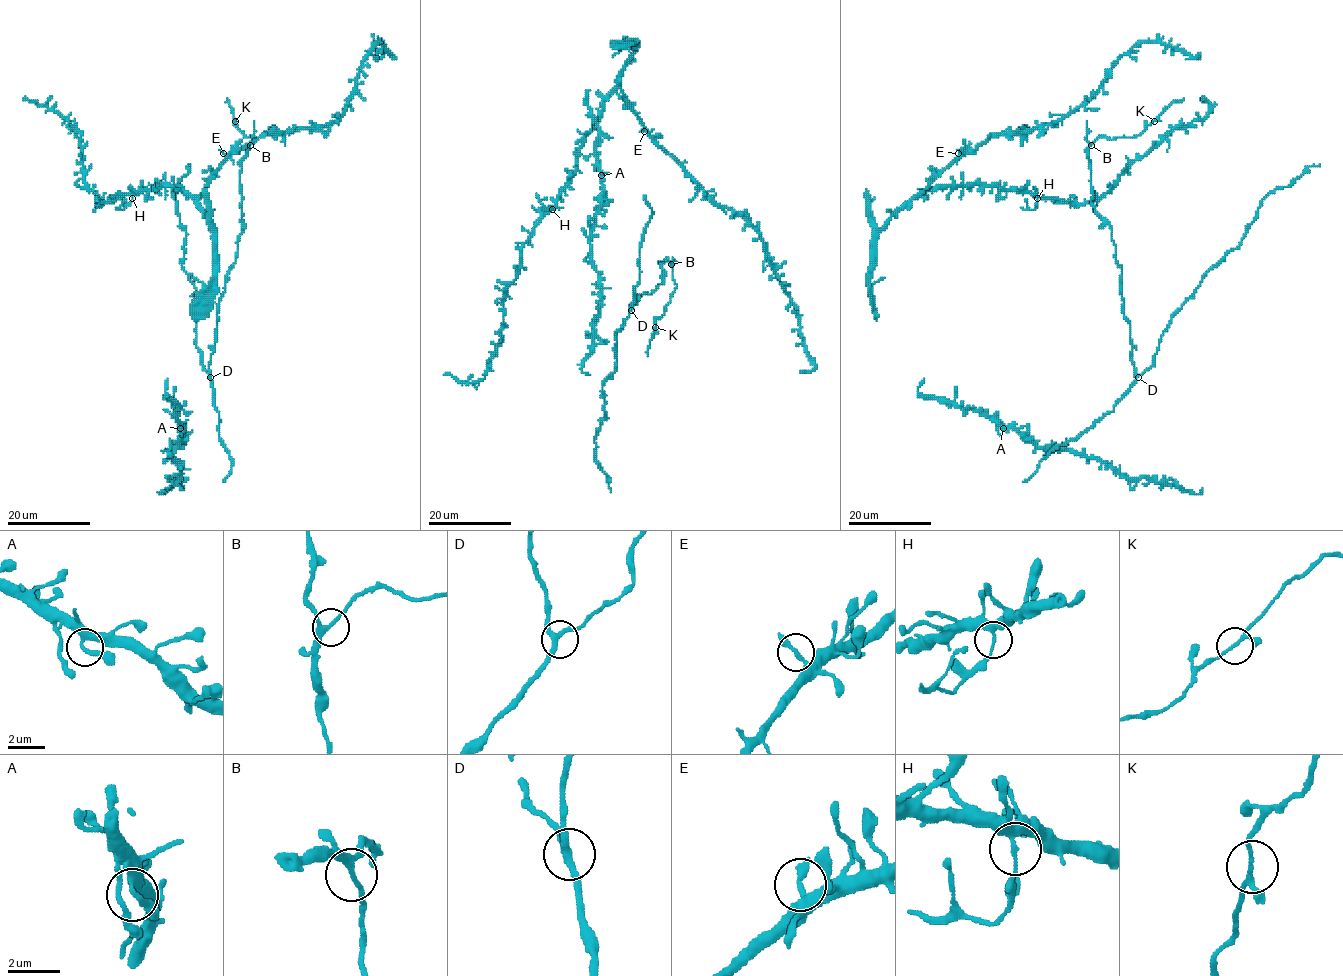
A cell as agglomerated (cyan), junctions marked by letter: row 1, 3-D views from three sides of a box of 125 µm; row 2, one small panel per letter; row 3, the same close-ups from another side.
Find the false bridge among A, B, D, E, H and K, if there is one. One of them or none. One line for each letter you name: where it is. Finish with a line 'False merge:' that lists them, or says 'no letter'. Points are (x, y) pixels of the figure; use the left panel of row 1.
H: Place: (132, 198)
False merge: H

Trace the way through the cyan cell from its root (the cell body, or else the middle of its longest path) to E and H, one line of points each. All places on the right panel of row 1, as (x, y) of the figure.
E: (992, 136), (973, 150), (958, 153)
H: (992, 136), (948, 165), (914, 196), (941, 187), (989, 185), (1032, 192), (1037, 197)

